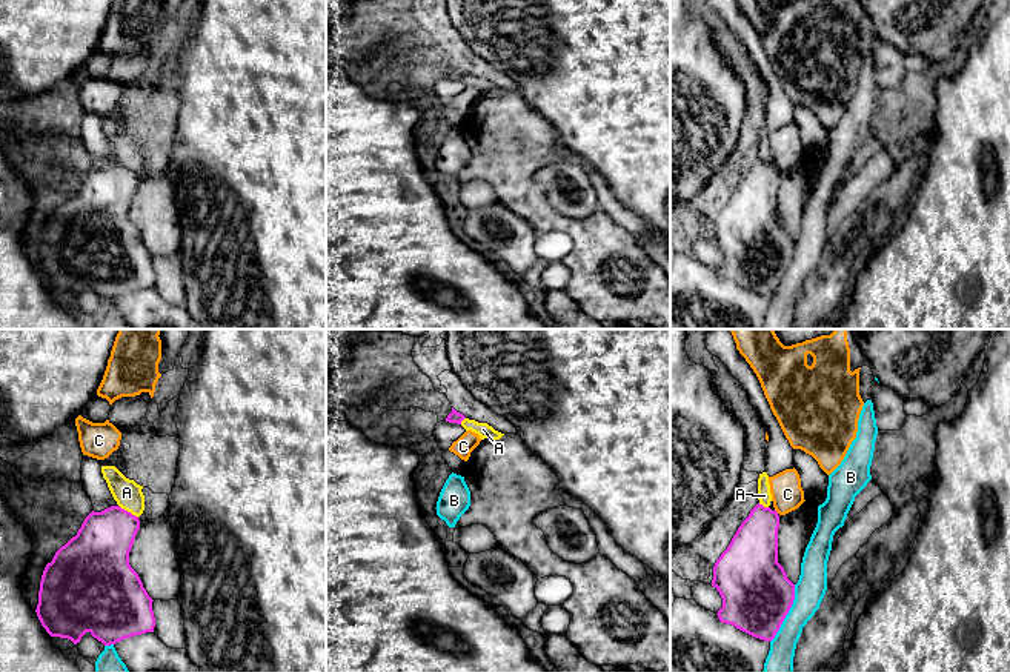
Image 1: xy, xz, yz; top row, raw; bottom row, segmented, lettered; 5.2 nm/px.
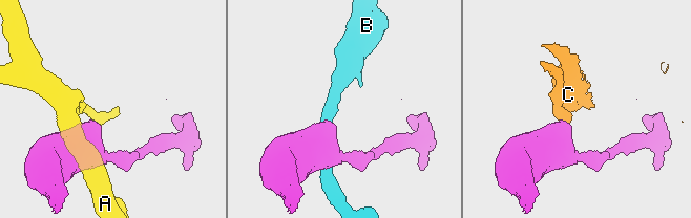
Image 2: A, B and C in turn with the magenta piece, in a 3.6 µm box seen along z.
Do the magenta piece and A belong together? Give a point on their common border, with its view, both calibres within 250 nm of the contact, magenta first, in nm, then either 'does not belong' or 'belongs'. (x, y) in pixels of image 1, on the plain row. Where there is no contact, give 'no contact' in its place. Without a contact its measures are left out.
meets magenta in xy at (126, 166); 300 nm thick on the magenta side, 150 nm on the other; does not belong

